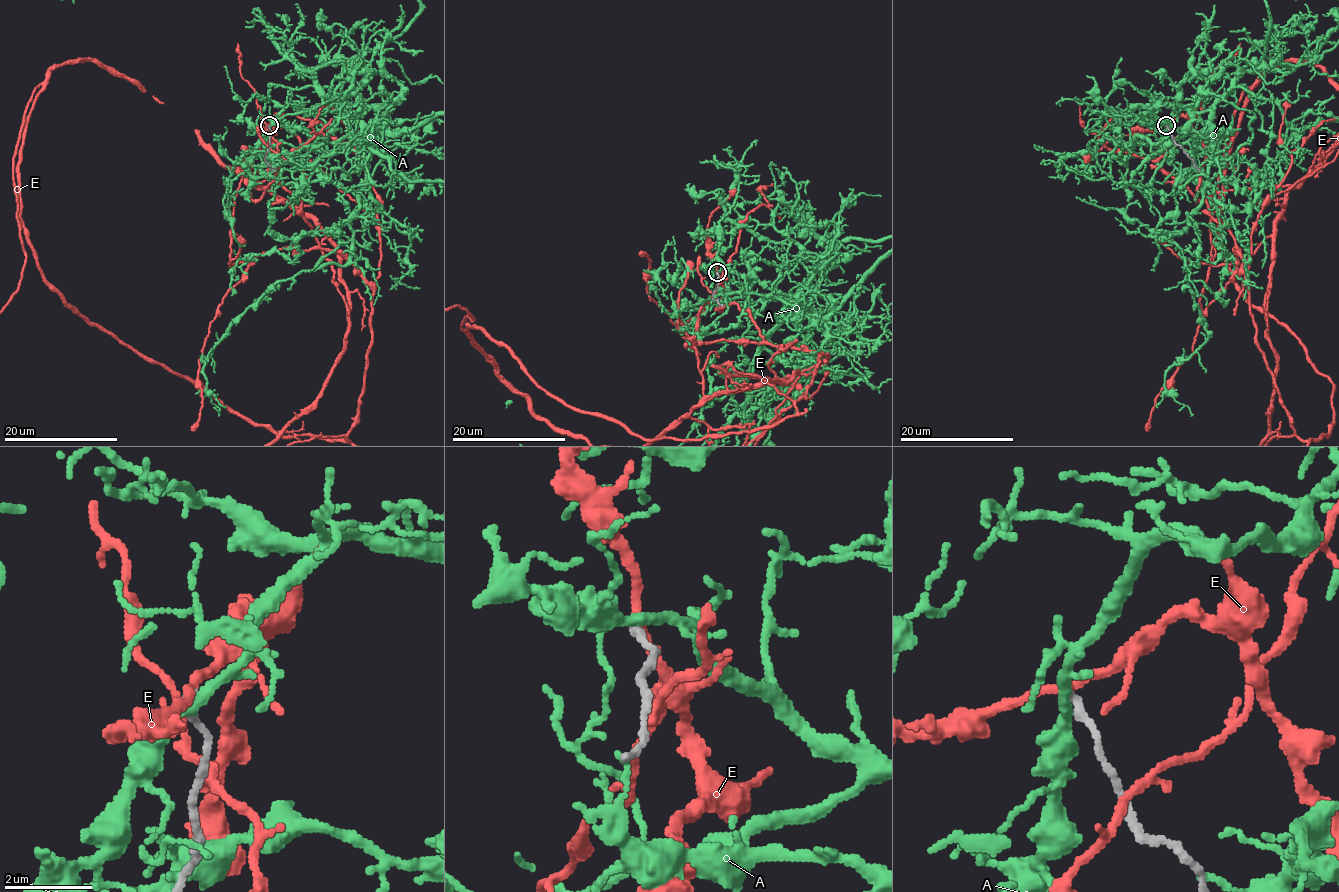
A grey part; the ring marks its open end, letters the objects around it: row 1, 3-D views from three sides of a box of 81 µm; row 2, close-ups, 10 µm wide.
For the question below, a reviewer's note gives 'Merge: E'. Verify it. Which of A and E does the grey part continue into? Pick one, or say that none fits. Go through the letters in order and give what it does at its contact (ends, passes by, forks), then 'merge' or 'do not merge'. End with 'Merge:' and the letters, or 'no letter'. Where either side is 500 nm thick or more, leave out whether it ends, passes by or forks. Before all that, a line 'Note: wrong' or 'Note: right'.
Note: wrong
A: it passes by; do not merge
E: it passes by; do not merge
Merge: no letter

